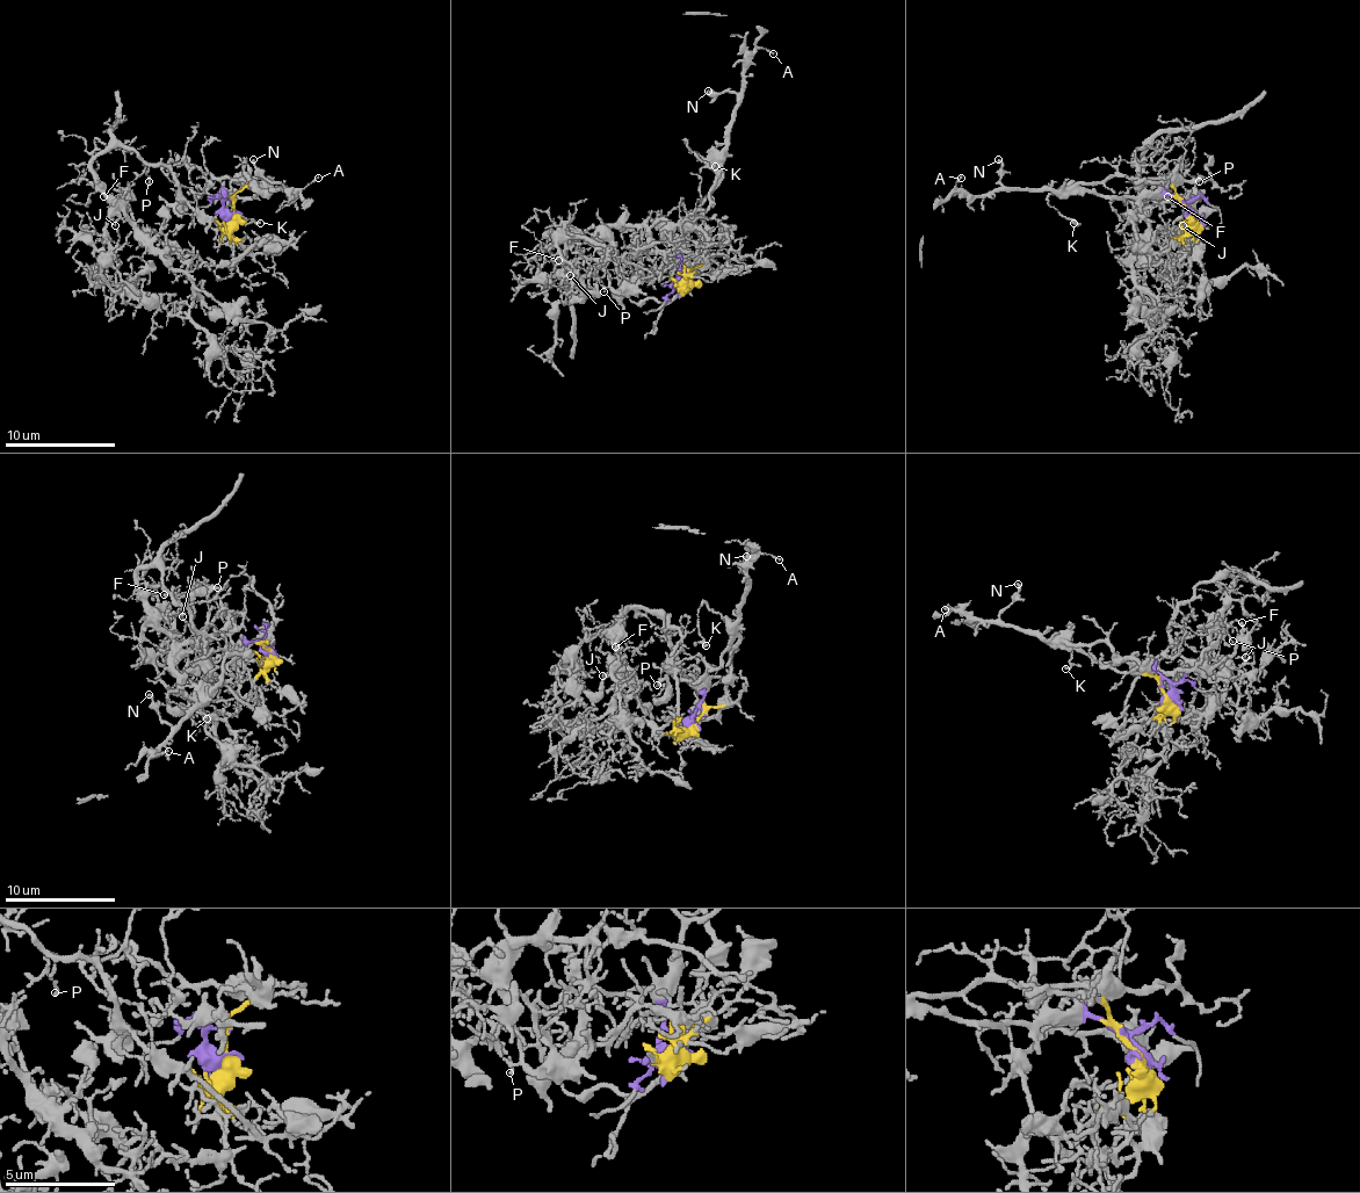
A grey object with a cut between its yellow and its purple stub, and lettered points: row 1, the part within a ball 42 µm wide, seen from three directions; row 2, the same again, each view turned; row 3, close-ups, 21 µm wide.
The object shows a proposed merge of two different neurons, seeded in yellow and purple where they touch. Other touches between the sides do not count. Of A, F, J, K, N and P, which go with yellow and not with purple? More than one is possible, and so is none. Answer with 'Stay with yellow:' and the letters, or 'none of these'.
Stay with yellow: F, J, P

